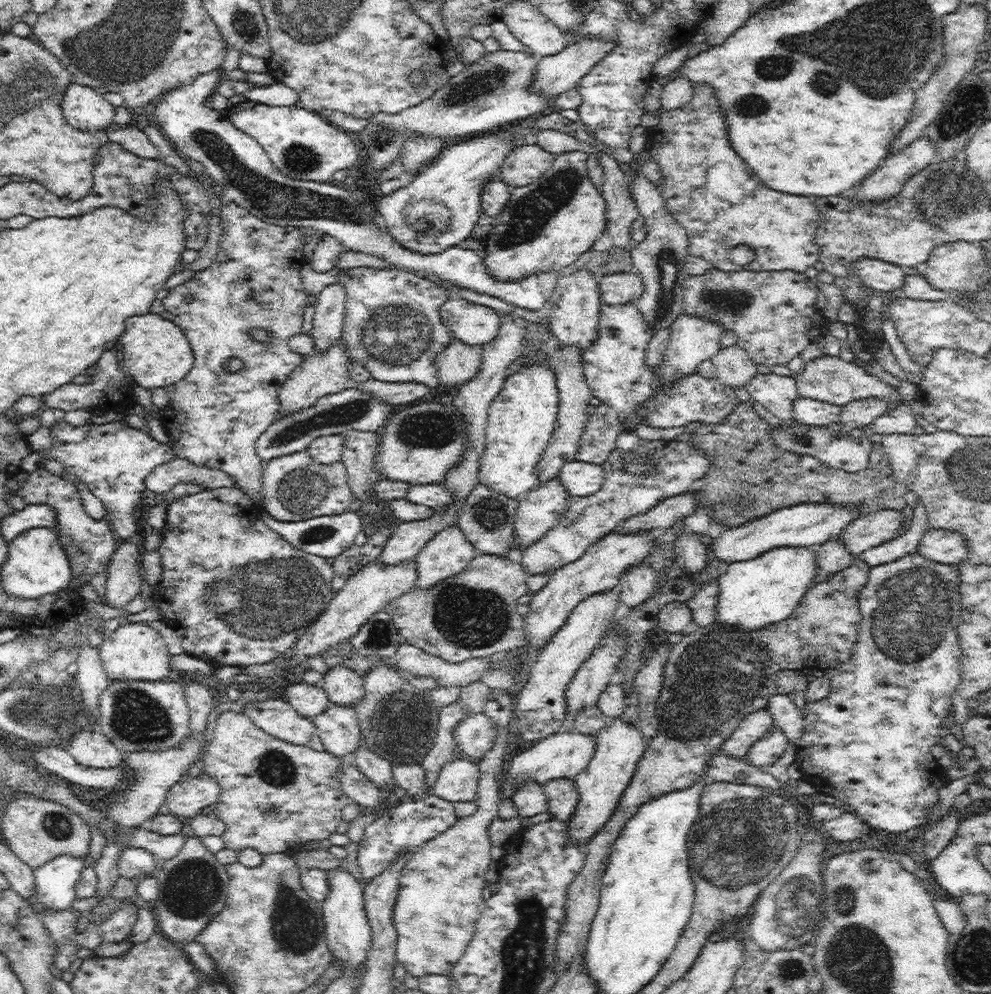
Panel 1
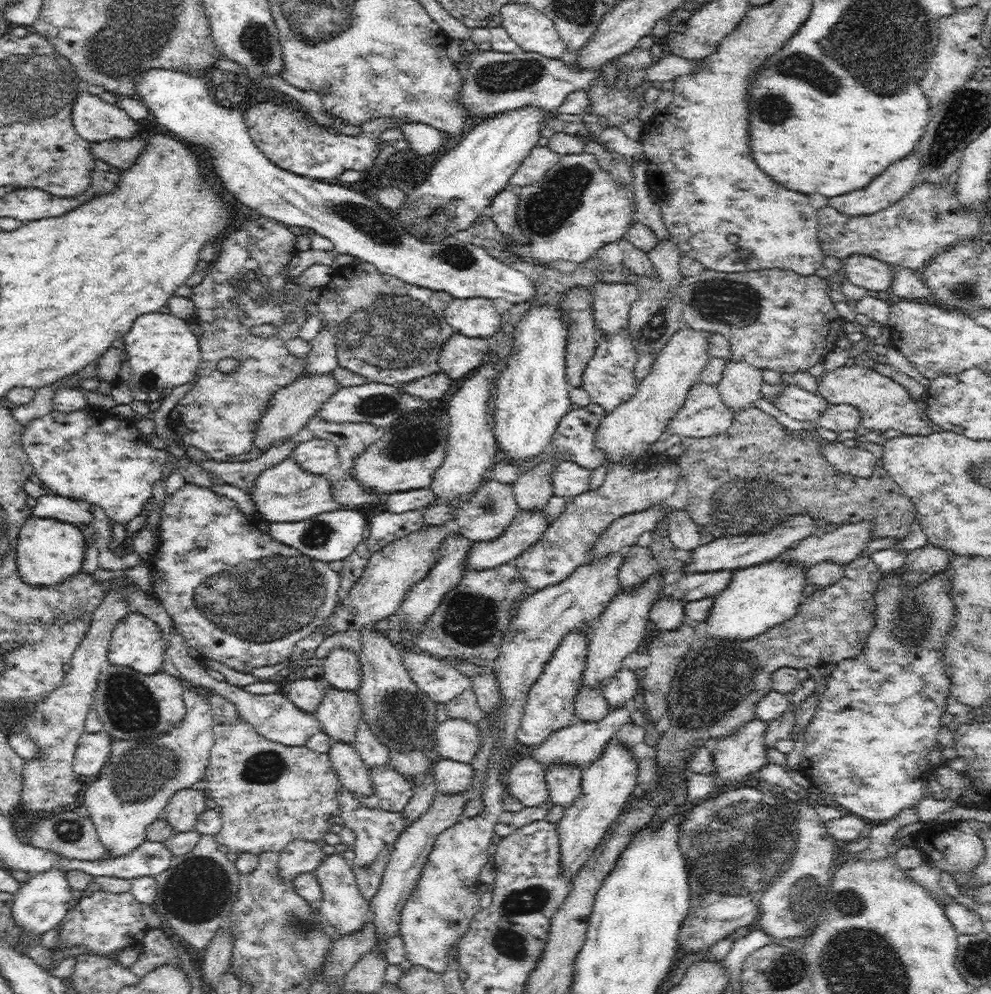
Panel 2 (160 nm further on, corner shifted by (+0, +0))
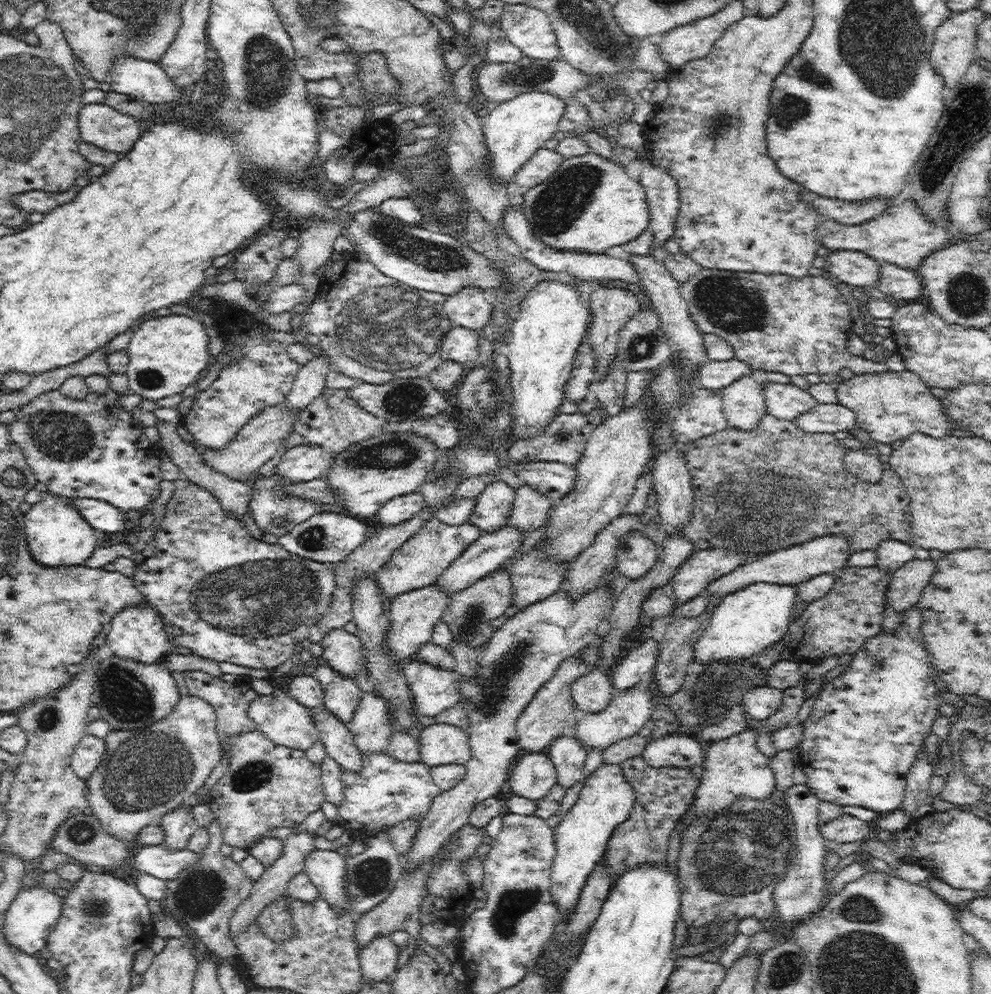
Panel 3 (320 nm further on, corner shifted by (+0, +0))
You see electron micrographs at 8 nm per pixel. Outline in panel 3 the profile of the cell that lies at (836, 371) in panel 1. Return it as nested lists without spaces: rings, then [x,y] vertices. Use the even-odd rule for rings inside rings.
[[[902,370],[902,372],[882,372],[862,375],[846,375],[845,380],[836,385],[837,402],[854,411],[858,428],[863,428],[870,435],[871,440],[882,444],[891,444],[895,440],[904,440],[914,433],[928,434],[934,438],[942,438],[950,434],[950,430],[956,430],[956,423],[950,419],[948,413],[942,409],[942,401],[932,395],[930,388],[914,372]]]

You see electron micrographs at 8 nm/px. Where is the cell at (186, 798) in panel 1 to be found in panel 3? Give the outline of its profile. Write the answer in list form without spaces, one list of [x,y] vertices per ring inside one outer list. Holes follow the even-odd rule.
[[[180,806],[166,813],[159,824],[164,833],[163,845],[170,851],[188,850],[188,840],[194,834],[197,823],[193,817],[192,807]]]

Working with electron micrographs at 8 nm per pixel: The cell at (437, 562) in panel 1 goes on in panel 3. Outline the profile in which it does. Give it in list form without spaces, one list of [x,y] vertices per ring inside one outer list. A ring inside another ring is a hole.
[[[437,582],[424,586],[424,588],[403,592],[392,602],[389,615],[389,629],[385,640],[387,652],[395,660],[404,660],[412,654],[418,653],[425,642],[430,641],[432,631],[437,624],[441,623],[441,616],[448,607],[449,594],[446,594]]]

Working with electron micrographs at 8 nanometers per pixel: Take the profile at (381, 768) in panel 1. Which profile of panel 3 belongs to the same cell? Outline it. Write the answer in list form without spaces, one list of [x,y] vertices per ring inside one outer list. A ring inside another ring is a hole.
[[[376,691],[362,693],[349,730],[362,754],[380,754],[386,750],[395,725],[391,722],[388,701]]]

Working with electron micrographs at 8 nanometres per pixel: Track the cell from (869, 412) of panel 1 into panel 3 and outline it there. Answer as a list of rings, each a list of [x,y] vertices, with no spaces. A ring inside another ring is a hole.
[[[836,402],[834,404],[818,403],[814,408],[807,410],[796,418],[797,425],[810,434],[849,431],[856,424],[854,411]]]

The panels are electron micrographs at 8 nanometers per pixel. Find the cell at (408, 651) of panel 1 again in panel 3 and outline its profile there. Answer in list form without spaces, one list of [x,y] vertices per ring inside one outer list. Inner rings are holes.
[[[422,659],[403,667],[416,713],[436,717],[459,701],[459,675],[453,670],[432,666]]]

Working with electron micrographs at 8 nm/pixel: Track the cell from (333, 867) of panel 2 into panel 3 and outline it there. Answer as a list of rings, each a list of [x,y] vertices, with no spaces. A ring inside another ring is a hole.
[[[312,850],[306,856],[303,872],[310,877],[319,896],[330,903],[332,909],[352,912],[345,884],[346,858],[337,851]]]

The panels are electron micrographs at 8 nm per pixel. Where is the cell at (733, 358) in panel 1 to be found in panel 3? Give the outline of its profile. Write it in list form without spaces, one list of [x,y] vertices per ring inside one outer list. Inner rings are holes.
[[[754,376],[738,378],[722,392],[723,413],[732,428],[754,430],[767,414],[764,385]]]

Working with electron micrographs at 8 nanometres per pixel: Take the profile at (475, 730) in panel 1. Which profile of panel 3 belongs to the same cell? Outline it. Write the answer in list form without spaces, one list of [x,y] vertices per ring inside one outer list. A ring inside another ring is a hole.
[[[443,723],[421,727],[420,758],[423,764],[436,767],[441,765],[465,765],[470,759],[469,734]]]

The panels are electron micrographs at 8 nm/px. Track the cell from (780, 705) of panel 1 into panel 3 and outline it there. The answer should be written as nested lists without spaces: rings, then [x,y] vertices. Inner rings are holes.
[[[767,684],[752,687],[743,694],[743,708],[752,719],[766,720],[781,707],[783,690]]]

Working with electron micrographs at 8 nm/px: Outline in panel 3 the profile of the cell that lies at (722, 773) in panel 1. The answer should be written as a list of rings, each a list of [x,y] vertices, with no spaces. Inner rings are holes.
[[[686,733],[650,741],[644,748],[641,758],[646,765],[656,769],[694,768],[703,766],[706,752],[696,737],[688,736]]]

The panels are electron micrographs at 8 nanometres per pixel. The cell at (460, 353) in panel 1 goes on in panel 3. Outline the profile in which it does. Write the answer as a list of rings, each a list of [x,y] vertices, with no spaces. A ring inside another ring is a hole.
[[[452,325],[442,339],[440,357],[442,360],[452,360],[466,367],[472,367],[479,360],[479,337],[479,331]]]

